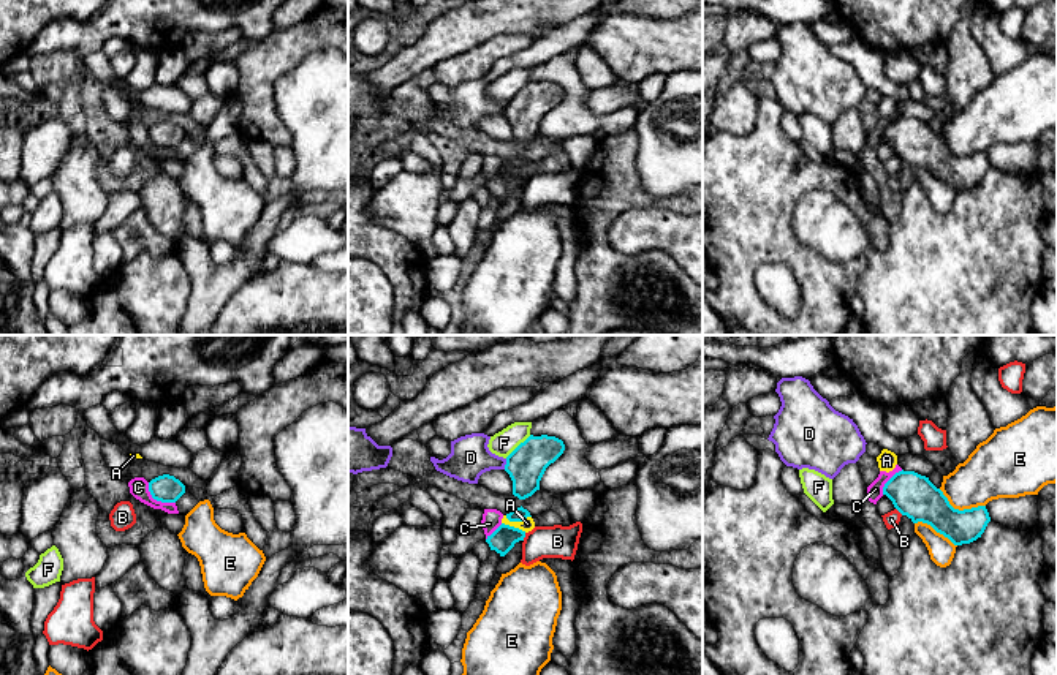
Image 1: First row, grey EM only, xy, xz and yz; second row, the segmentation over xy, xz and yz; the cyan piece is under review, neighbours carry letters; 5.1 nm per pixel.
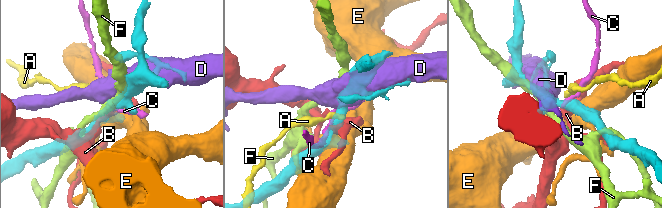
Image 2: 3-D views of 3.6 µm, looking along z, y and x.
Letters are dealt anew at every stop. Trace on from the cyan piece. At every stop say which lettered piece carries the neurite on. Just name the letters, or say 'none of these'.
none of these

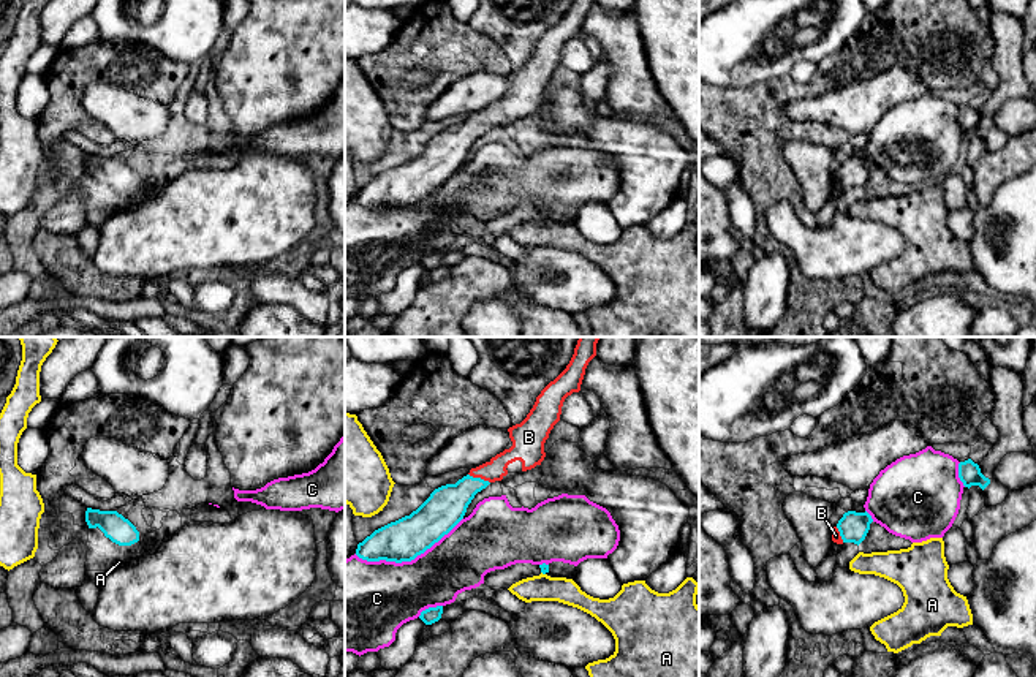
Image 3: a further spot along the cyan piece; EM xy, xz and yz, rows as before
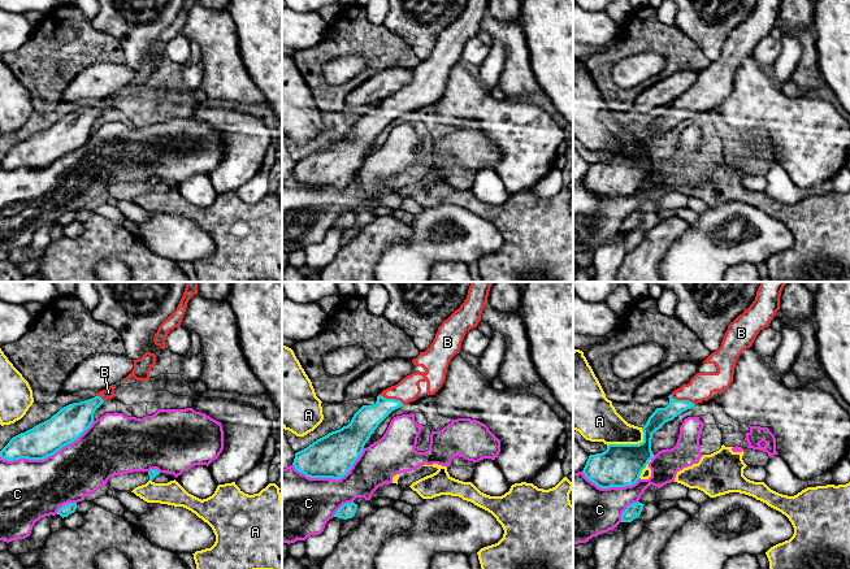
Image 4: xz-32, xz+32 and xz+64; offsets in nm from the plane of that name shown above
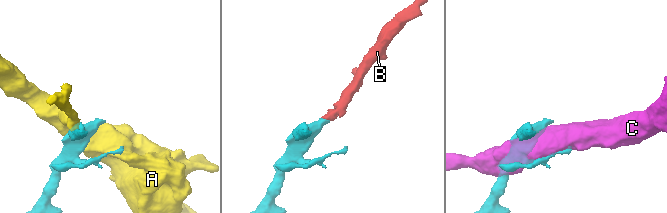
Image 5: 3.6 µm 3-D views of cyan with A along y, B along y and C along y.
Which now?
B

